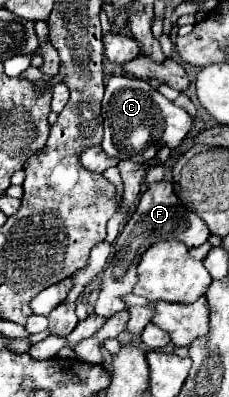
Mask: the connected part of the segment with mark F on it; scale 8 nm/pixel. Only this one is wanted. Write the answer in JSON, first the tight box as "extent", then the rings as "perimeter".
{"extent":[94,180,210,318],"perimeter":[[[162,180],[162,182],[150,184],[146,188],[146,192],[142,194],[138,208],[134,210],[134,214],[126,222],[124,230],[112,244],[112,248],[114,248],[110,254],[112,258],[108,258],[108,266],[102,272],[102,292],[98,296],[98,304],[96,304],[94,312],[98,312],[98,316],[102,316],[102,318],[110,318],[118,310],[126,308],[122,304],[122,296],[132,292],[132,288],[136,284],[136,264],[140,262],[146,248],[150,248],[150,244],[154,244],[158,240],[174,238],[174,240],[182,240],[188,248],[194,248],[194,246],[204,244],[208,234],[210,232],[208,232],[206,224],[178,200],[178,196],[174,194],[172,182]]]}

